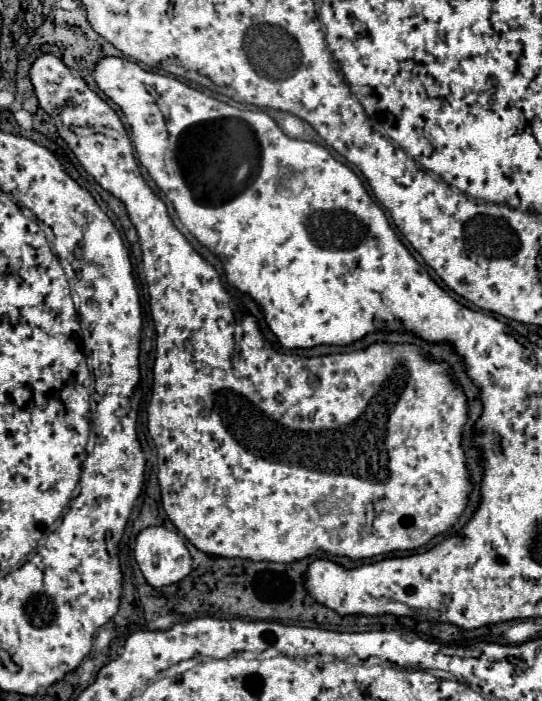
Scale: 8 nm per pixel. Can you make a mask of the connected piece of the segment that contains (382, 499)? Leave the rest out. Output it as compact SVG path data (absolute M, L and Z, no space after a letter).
M42 55L30 69L30 79L36 89L40 107L50 113L56 123L60 137L68 143L80 165L98 181L102 189L118 197L130 221L136 227L144 275L150 291L150 311L156 332L156 363L154 363L154 385L152 401L148 407L148 433L158 449L158 483L162 489L162 505L176 529L200 551L216 557L240 557L250 561L266 563L292 563L310 557L318 551L336 557L348 557L350 561L370 559L392 551L412 551L426 545L438 533L444 533L456 525L468 505L468 495L474 489L472 473L466 467L466 453L462 449L462 431L468 419L468 401L460 383L450 373L450 365L444 361L432 361L412 343L384 343L376 341L362 351L330 353L320 357L300 357L292 353L278 353L262 335L258 319L248 313L240 313L230 293L224 289L216 269L188 243L188 239L174 227L164 201L146 185L140 175L138 163L132 153L128 133L118 113L94 93L84 79L74 77L72 71L54 55Z

